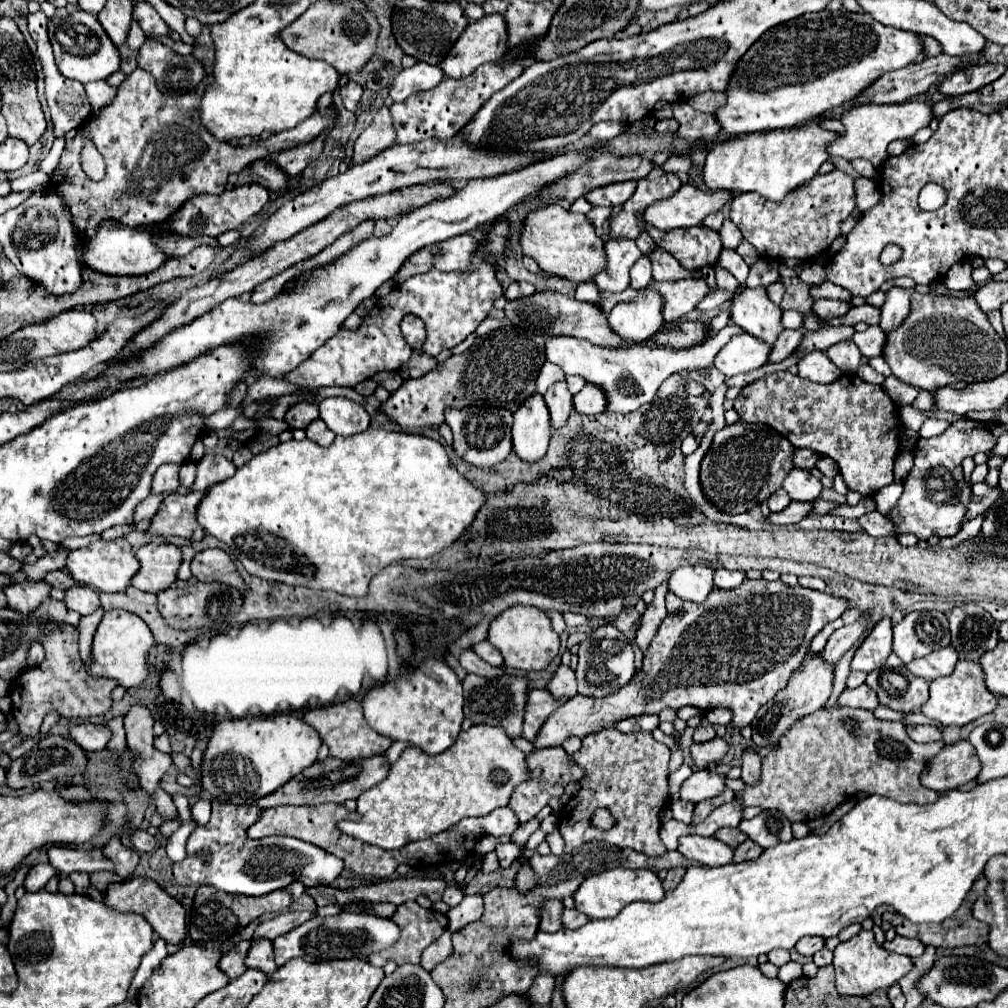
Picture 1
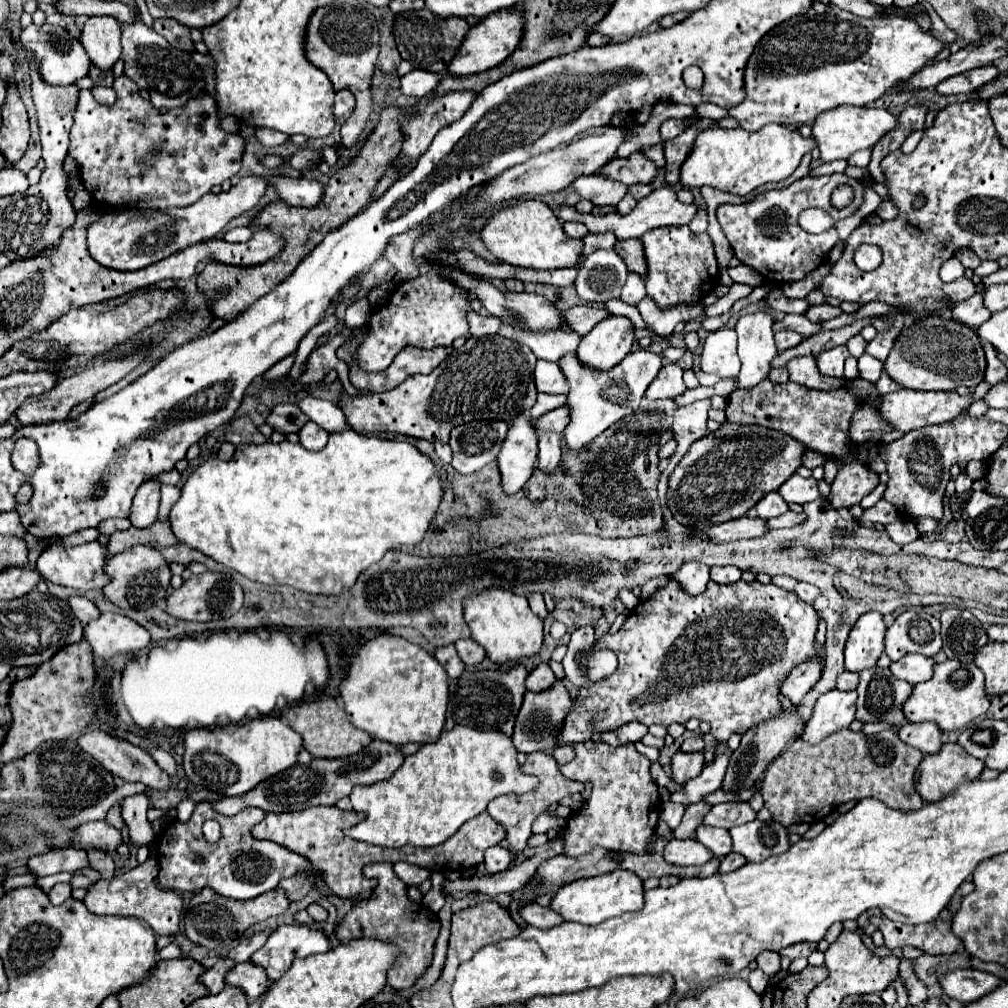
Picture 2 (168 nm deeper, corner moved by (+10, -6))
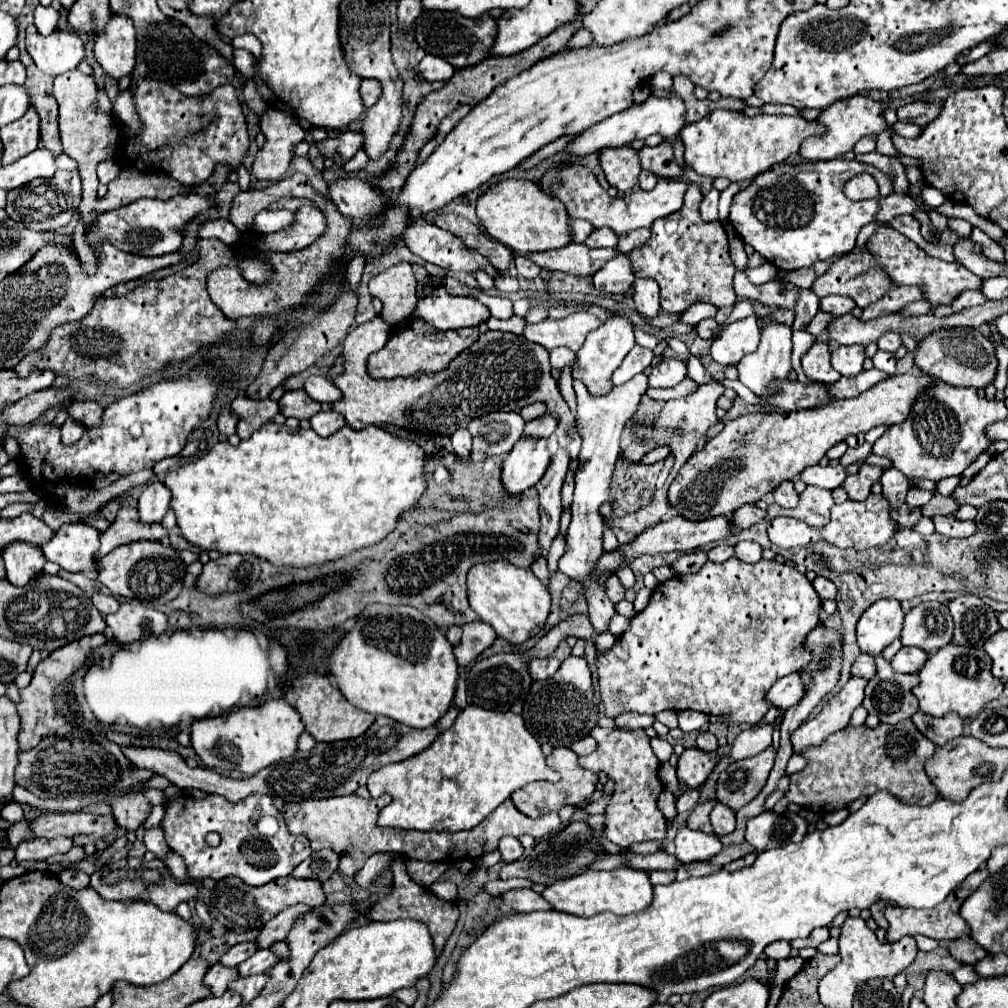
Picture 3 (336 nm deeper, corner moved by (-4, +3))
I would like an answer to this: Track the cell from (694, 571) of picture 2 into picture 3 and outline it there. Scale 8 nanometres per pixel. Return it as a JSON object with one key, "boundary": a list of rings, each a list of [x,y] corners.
{"boundary":[[[718,544],[712,550],[708,550],[708,558],[712,562],[722,562],[722,560],[726,560],[730,556],[734,556],[734,546],[730,546],[730,544]]]}

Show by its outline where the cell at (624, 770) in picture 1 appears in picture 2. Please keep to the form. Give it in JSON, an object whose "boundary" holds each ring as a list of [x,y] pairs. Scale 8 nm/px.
{"boundary":[[[590,739],[576,743],[574,751],[576,757],[562,765],[560,771],[568,779],[592,783],[592,793],[586,803],[568,817],[566,827],[562,829],[564,855],[578,857],[592,851],[596,845],[610,851],[630,851],[644,855],[648,851],[650,839],[654,837],[662,805],[658,785],[650,775],[652,763],[636,751],[634,743],[610,747],[600,739]]]}

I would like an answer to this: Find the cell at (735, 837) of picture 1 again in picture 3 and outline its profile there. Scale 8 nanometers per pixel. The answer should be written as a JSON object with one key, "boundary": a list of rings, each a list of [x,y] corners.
{"boundary":[[[716,802],[712,812],[710,812],[710,822],[712,822],[712,828],[718,836],[730,834],[734,830],[734,824],[736,824],[736,814],[730,808],[726,808],[724,804]]]}

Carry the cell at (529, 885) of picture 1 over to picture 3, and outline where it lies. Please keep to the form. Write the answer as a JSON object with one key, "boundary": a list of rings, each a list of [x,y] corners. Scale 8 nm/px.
{"boundary":[[[554,748],[554,752],[546,758],[546,762],[548,762],[550,768],[558,770],[558,774],[562,776],[560,782],[556,782],[556,784],[552,784],[552,782],[528,784],[528,786],[524,786],[524,788],[520,788],[520,790],[514,790],[512,796],[510,796],[512,802],[514,802],[514,806],[516,806],[522,814],[526,814],[526,816],[530,816],[530,818],[538,818],[540,814],[546,814],[546,812],[558,812],[558,810],[560,810],[562,806],[566,806],[566,804],[568,804],[568,806],[578,806],[578,804],[586,802],[586,800],[594,794],[594,790],[596,790],[598,776],[596,776],[594,772],[582,768],[582,766],[578,764],[578,756],[576,756],[570,748]]]}

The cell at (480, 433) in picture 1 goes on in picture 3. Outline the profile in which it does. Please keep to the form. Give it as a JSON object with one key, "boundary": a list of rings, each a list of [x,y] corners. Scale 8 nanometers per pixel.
{"boundary":[[[490,412],[468,424],[474,438],[472,460],[486,460],[490,456],[504,456],[522,438],[524,420],[516,412]]]}

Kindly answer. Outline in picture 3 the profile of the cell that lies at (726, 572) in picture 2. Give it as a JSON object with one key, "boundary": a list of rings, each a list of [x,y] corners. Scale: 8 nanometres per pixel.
{"boundary":[[[750,540],[738,542],[738,544],[736,544],[736,556],[738,556],[742,562],[754,564],[754,562],[758,562],[758,560],[762,558],[762,548],[760,548],[756,542],[750,542]]]}

